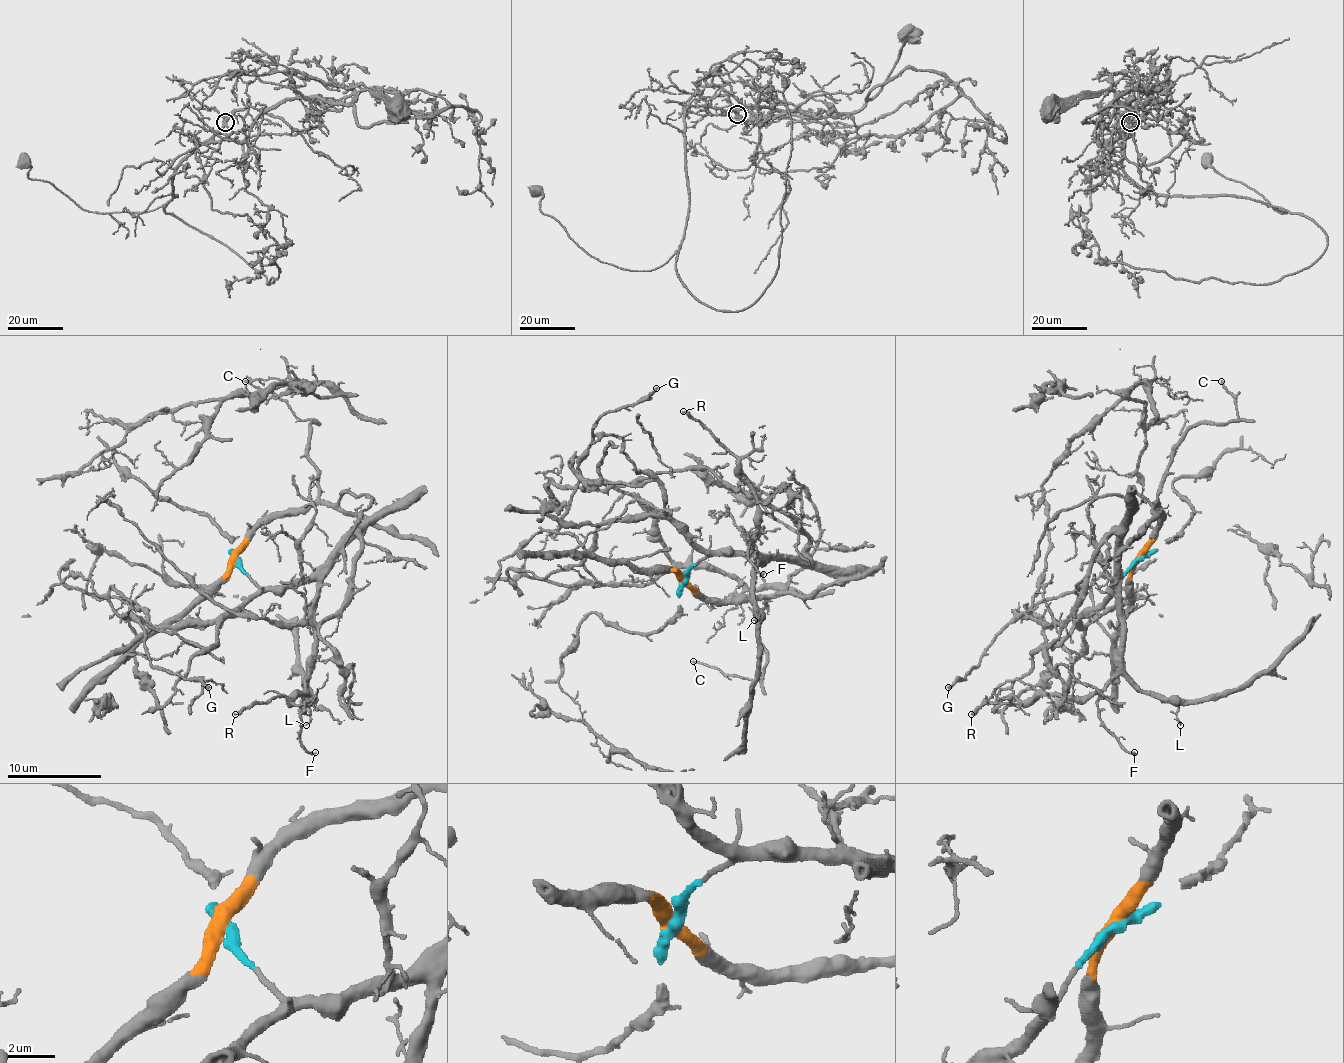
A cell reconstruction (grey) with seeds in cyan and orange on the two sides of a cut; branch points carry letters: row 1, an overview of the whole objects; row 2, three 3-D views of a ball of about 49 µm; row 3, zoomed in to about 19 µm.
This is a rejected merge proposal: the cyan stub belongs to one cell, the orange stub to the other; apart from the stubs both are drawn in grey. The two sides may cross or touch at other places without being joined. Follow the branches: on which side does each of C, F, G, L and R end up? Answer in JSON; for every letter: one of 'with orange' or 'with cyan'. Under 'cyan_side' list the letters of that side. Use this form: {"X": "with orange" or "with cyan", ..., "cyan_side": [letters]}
{"C": "with orange", "F": "with cyan", "G": "with orange", "L": "with cyan", "R": "with cyan", "cyan_side": ["F", "L", "R"]}

